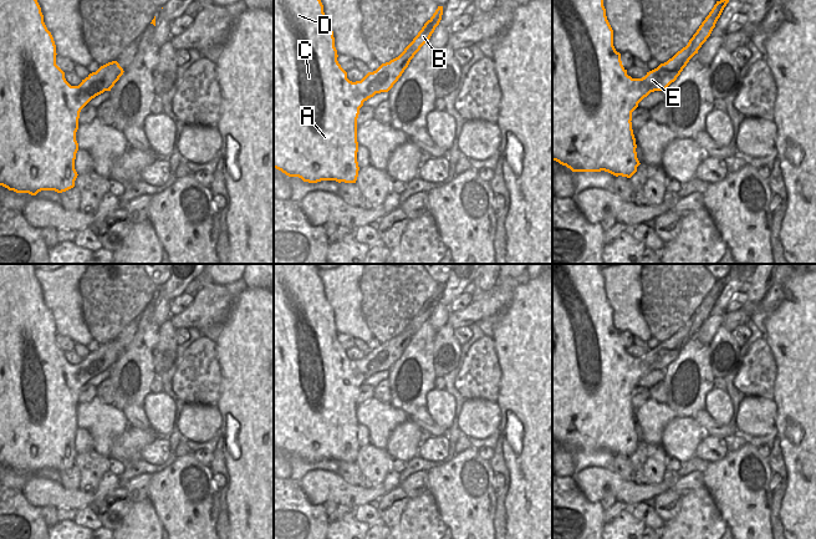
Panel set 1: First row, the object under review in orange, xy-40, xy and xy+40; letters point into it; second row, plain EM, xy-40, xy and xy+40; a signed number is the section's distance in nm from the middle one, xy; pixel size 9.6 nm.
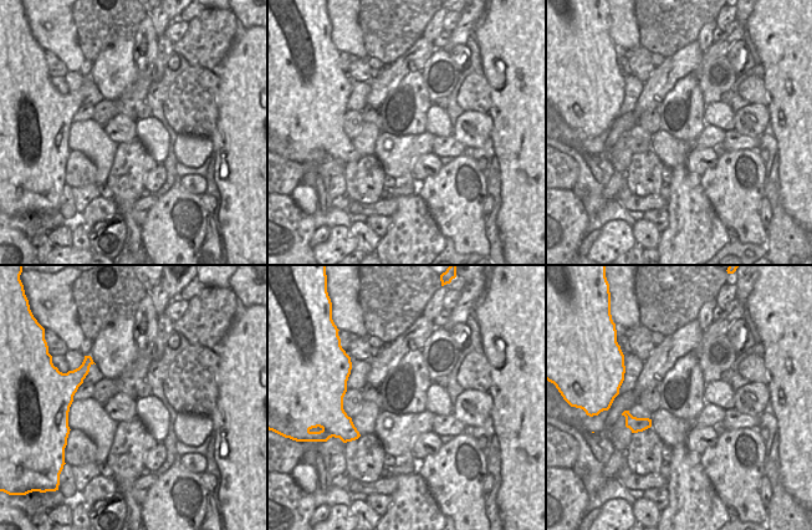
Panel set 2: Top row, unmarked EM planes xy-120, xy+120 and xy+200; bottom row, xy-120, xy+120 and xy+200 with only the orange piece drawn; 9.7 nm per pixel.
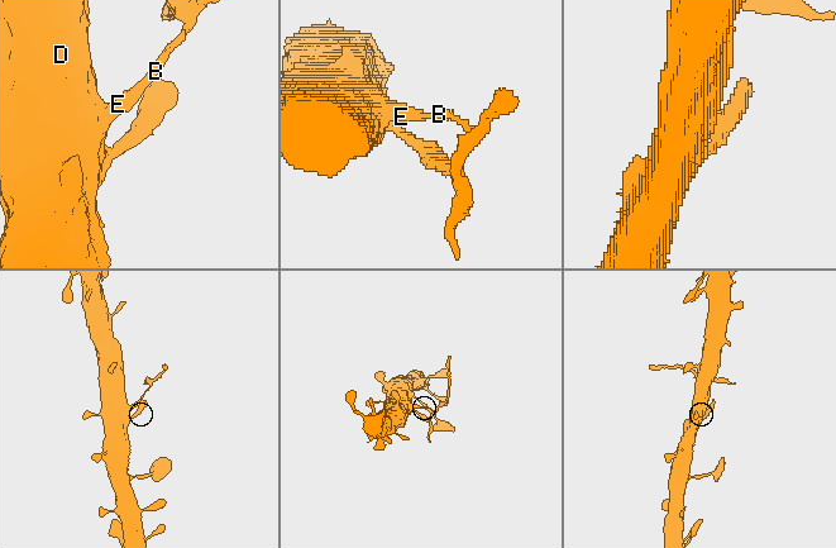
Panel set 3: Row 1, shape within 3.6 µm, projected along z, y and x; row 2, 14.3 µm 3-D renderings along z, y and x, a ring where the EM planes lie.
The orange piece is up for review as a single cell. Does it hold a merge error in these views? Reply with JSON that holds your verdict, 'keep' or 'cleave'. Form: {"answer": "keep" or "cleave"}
{"answer": "cleave"}

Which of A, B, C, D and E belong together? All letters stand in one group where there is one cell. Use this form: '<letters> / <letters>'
A C D E / B

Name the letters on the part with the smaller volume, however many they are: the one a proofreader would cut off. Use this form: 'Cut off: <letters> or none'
Cut off: B

